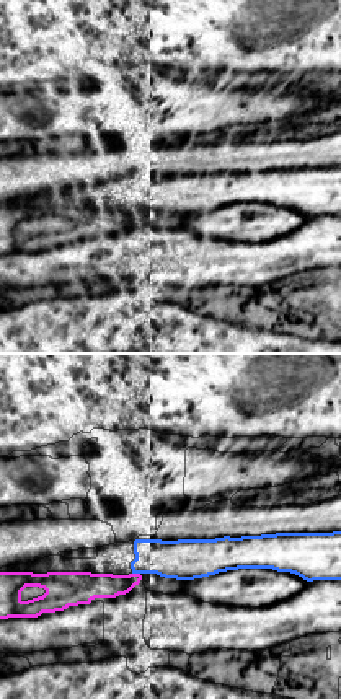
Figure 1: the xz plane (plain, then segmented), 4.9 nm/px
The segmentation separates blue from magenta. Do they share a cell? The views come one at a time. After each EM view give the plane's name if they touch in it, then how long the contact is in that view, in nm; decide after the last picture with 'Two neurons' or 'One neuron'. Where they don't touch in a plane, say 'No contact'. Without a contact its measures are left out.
Touches blue in xz. Shared border 40 nm

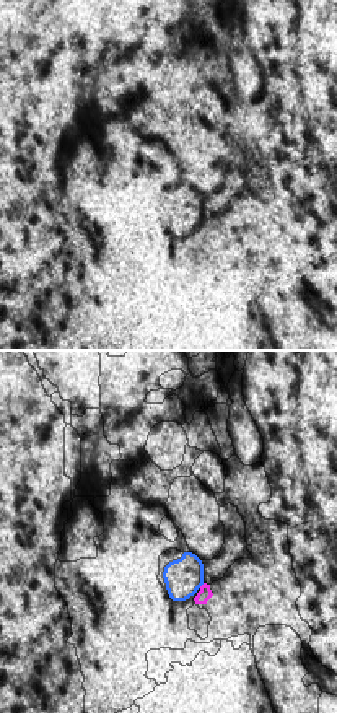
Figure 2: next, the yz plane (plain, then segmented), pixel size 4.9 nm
Touches blue in yz. Shared border 40 nm

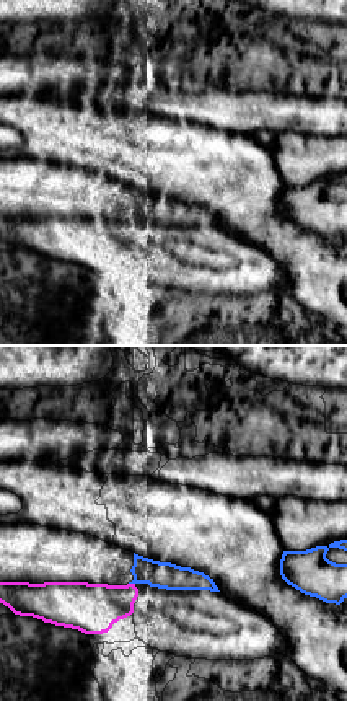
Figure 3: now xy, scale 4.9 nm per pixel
Touches blue in xy. Shared border 30 nm

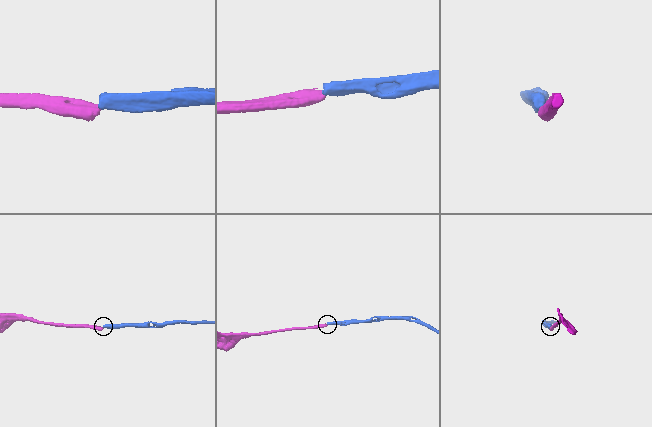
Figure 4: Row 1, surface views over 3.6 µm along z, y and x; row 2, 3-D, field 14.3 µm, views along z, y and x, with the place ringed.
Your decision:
Two neurons

